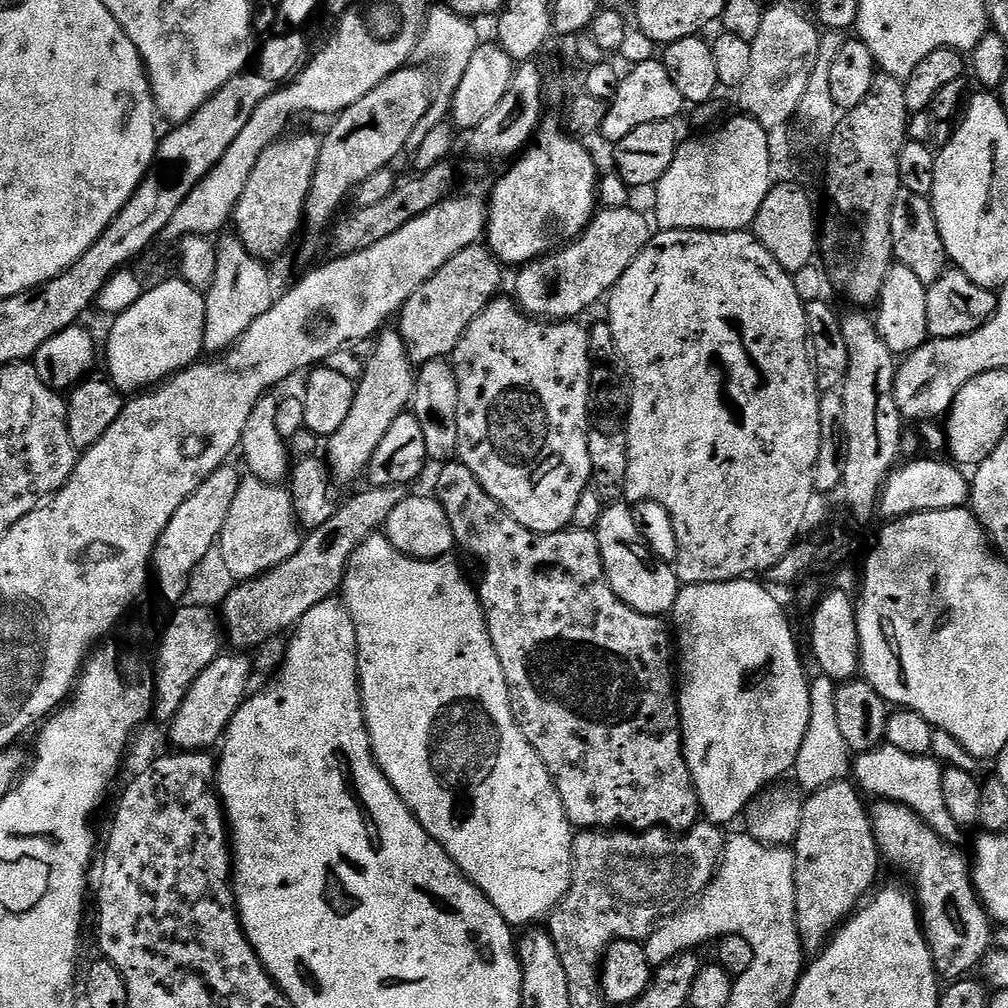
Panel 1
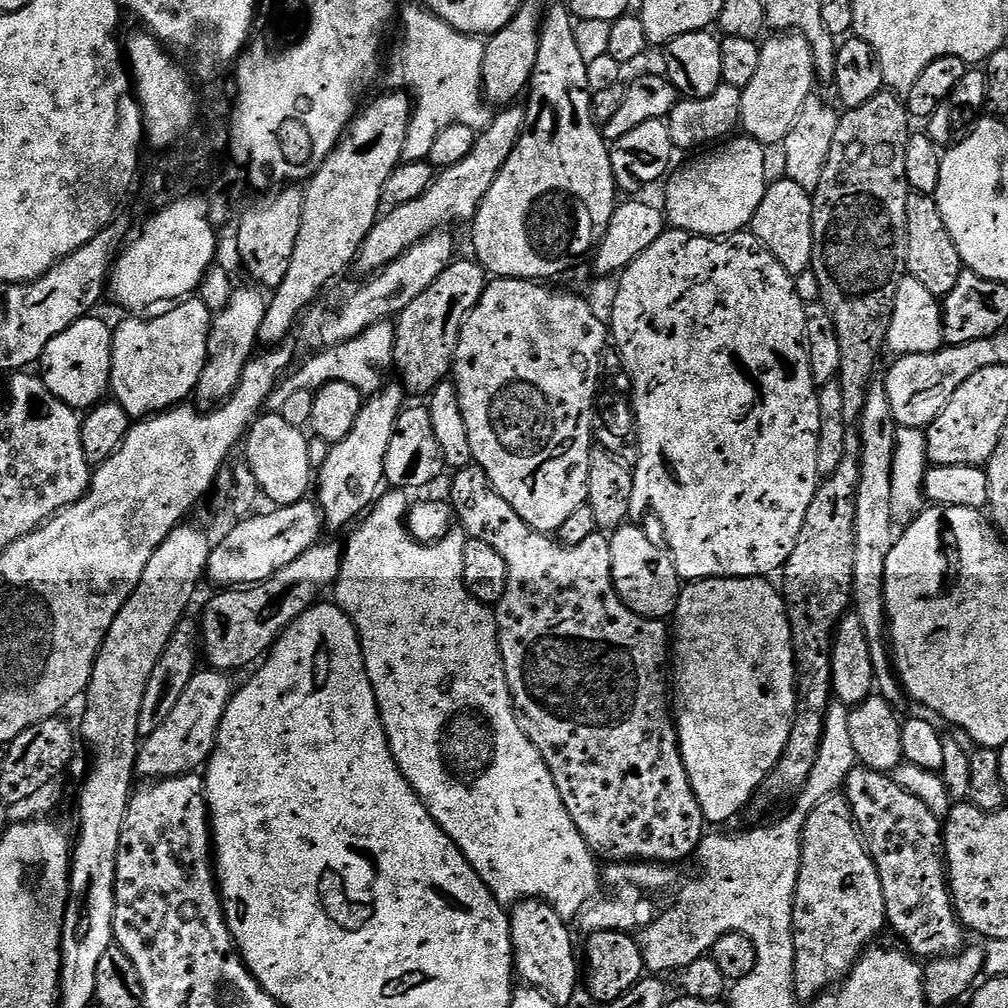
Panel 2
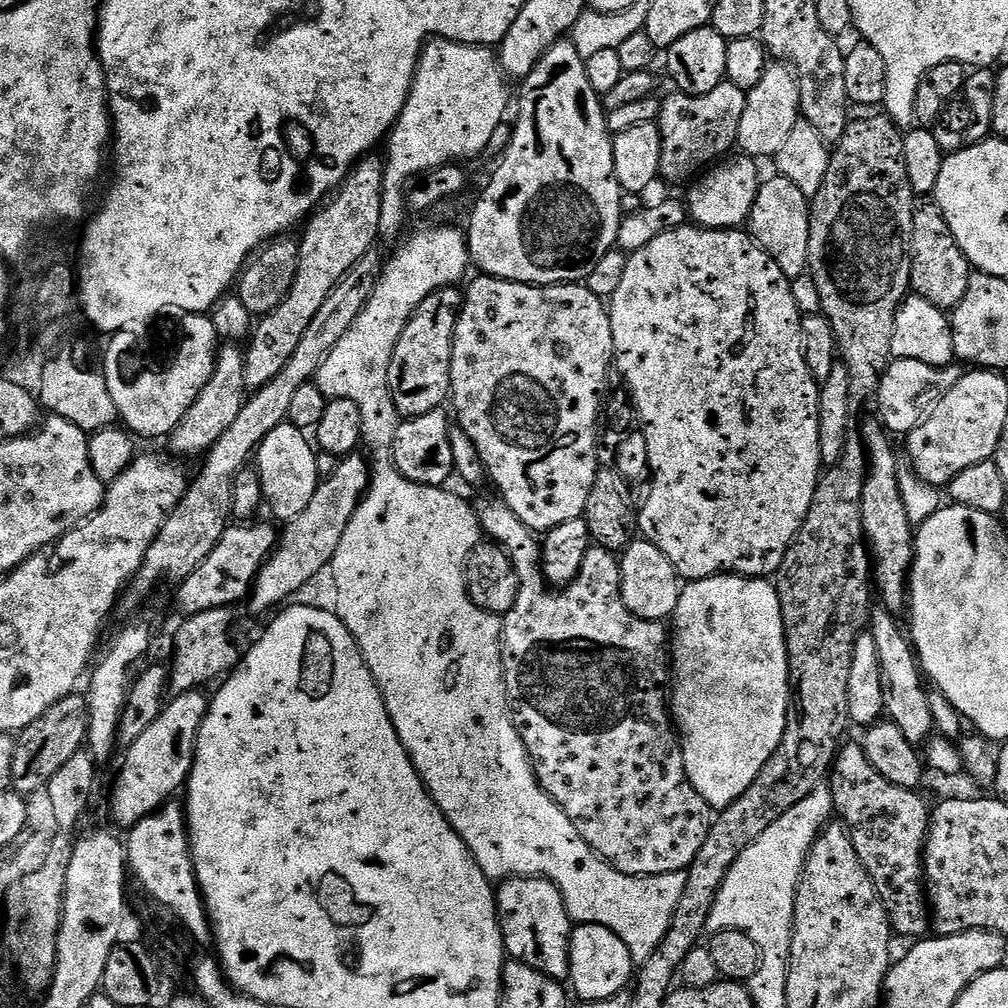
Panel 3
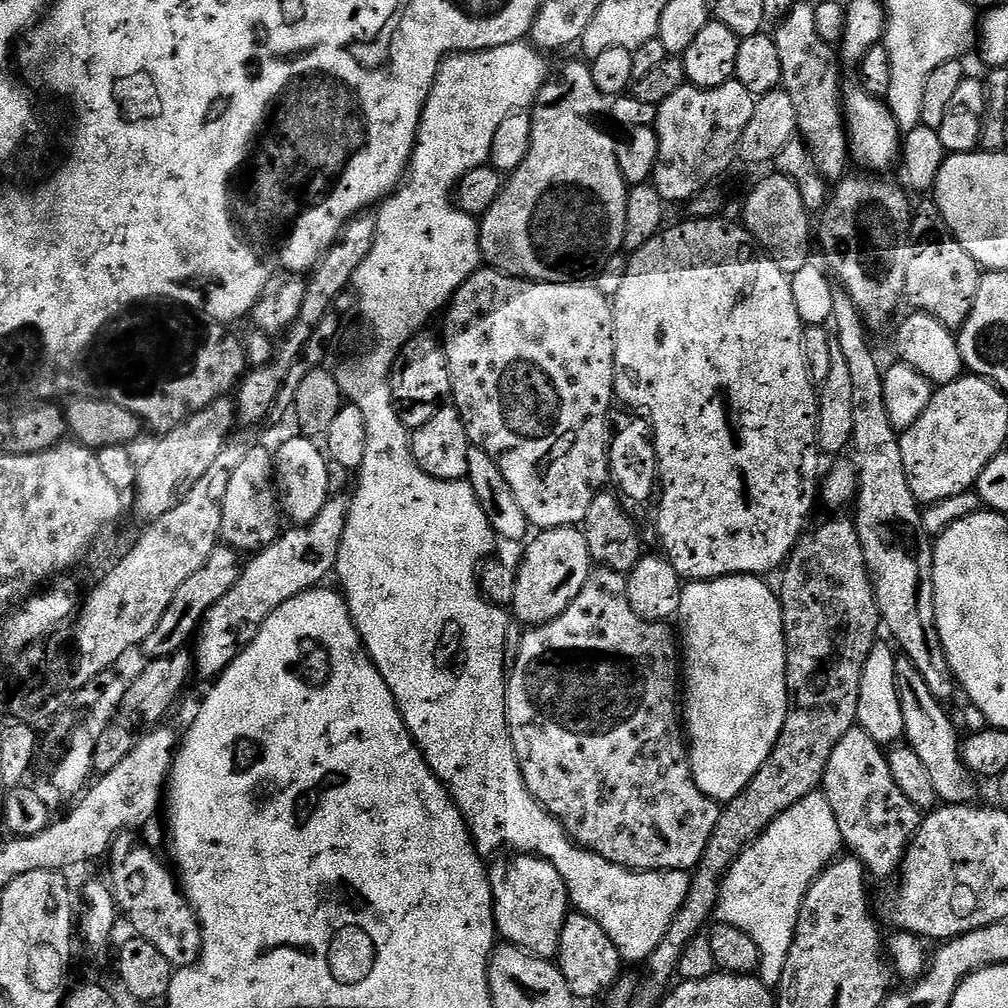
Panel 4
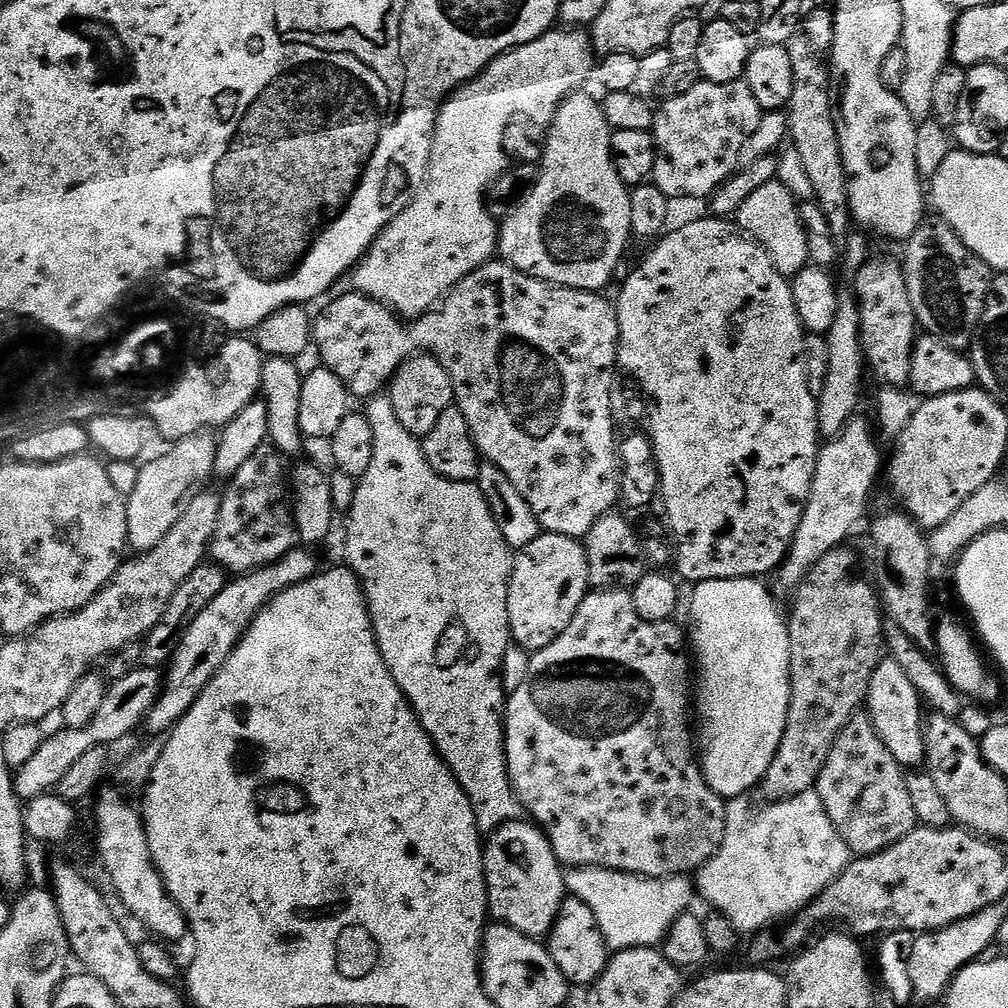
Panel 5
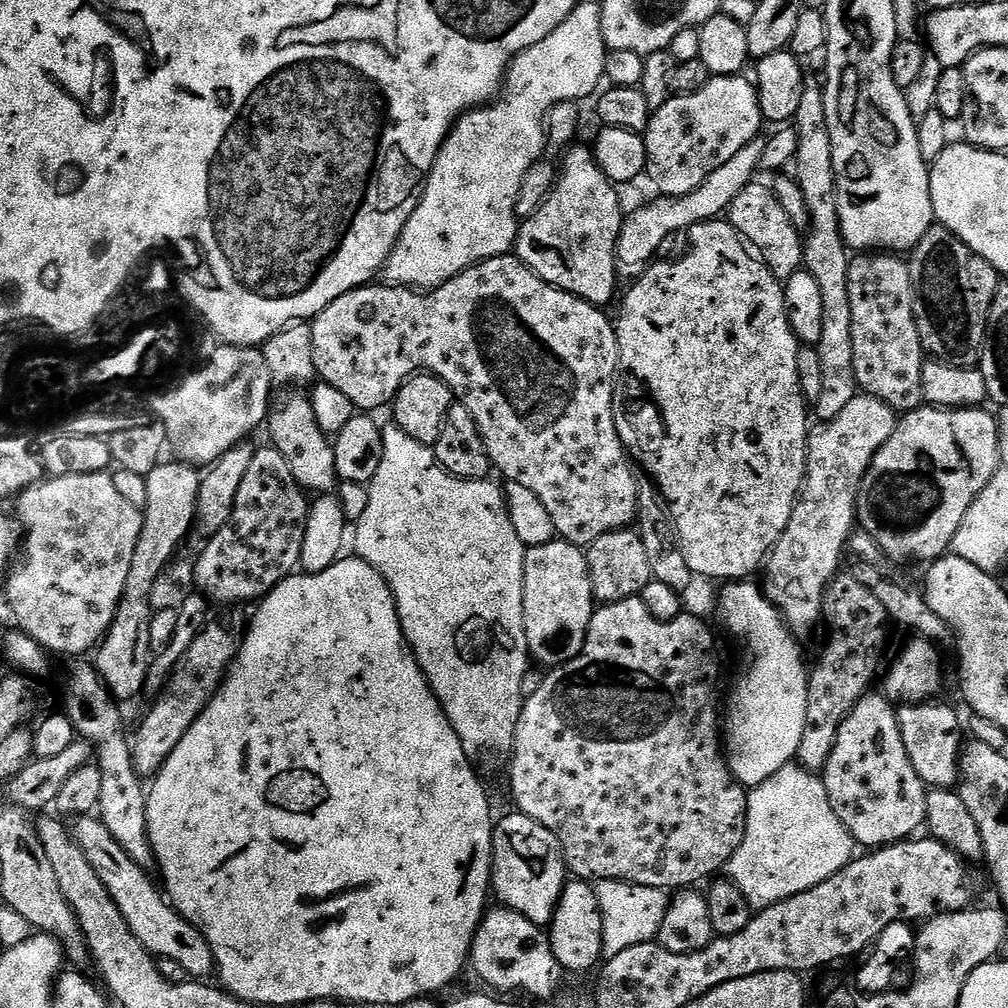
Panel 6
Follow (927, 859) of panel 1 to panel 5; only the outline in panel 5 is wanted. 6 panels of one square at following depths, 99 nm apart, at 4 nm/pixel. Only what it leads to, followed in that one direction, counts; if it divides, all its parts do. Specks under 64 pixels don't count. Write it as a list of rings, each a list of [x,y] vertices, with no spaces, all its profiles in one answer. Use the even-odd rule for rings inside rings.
[[[857,714],[838,734],[830,754],[826,758],[826,766],[822,766],[822,774],[818,778],[815,791],[818,798],[822,798],[822,806],[826,806],[826,814],[830,822],[834,822],[834,830],[846,842],[849,853],[853,857],[873,856],[886,850],[892,844],[897,844],[906,834],[910,834],[918,827],[914,814],[914,802],[910,802],[910,790],[906,790],[908,781],[905,769],[890,754],[886,742],[874,730],[872,721],[867,715]]]

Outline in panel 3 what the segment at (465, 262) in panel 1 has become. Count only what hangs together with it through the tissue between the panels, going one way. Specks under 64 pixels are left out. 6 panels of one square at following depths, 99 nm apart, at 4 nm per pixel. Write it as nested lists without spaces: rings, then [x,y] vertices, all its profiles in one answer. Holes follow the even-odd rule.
[[[459,287],[440,288],[422,306],[414,310],[398,346],[394,346],[394,358],[390,358],[390,398],[401,417],[430,414],[430,410],[444,408],[449,403],[452,391],[452,347],[454,330],[460,317],[464,298]]]

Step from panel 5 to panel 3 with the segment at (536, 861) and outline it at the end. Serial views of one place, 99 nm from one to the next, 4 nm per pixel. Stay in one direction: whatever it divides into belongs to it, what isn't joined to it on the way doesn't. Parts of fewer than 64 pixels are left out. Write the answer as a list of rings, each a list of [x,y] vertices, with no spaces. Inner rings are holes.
[[[514,876],[503,881],[495,893],[496,917],[500,920],[505,953],[552,980],[567,981],[574,922],[568,916],[558,886],[541,876]]]

